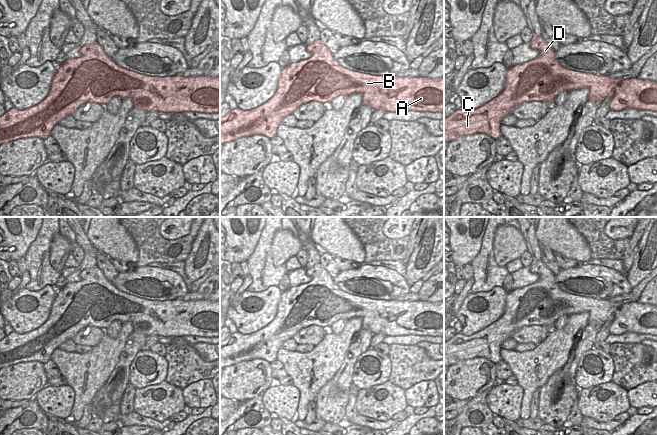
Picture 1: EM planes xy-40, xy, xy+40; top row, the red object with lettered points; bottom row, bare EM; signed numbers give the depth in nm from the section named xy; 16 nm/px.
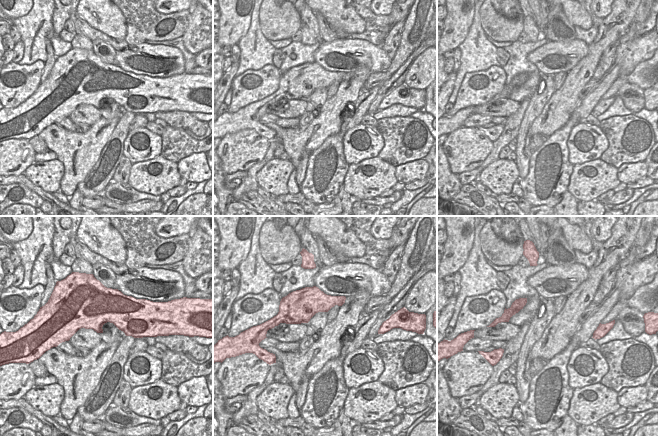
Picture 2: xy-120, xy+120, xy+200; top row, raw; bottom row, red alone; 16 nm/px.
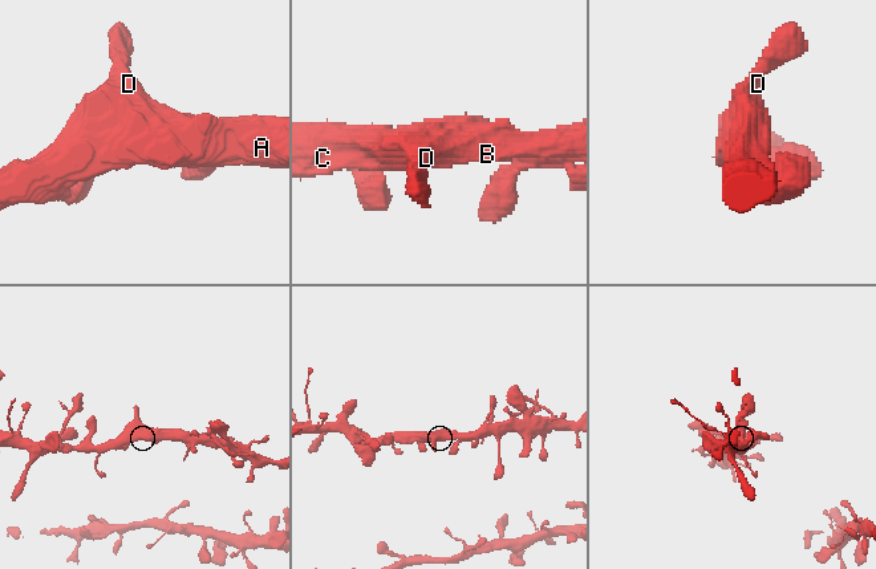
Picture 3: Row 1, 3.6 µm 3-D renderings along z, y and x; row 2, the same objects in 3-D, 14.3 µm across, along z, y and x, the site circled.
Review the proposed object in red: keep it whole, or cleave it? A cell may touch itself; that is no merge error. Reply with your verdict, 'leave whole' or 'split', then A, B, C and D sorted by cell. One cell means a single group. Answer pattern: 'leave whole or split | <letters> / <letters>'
leave whole | A B C D

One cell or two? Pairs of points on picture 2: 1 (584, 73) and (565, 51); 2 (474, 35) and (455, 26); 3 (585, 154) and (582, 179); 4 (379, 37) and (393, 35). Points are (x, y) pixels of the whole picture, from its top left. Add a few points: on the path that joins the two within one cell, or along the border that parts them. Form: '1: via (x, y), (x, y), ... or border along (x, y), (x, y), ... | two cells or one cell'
1: border along (588, 45), (588, 52), (567, 73) | two cells
2: border along (475, 10), (468, 34), (458, 46) | two cells
3: border along (599, 157), (573, 165) | two cells
4: border along (388, 33), (380, 45) | two cells

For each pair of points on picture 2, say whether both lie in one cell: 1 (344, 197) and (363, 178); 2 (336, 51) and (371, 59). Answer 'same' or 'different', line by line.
1: different
2: same

